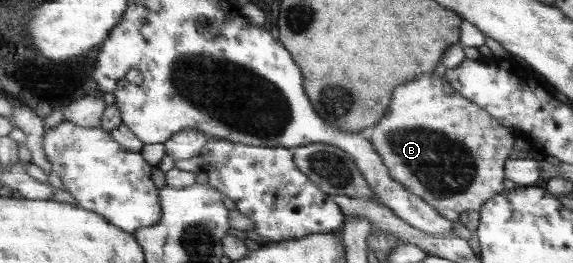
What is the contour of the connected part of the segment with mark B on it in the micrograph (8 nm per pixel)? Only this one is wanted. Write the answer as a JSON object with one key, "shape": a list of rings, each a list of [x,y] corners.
{"shape":[[[434,74],[396,87],[388,113],[373,128],[370,141],[390,176],[443,214],[453,223],[455,234],[465,240],[470,234],[458,216],[468,210],[479,211],[492,196],[505,190],[502,167],[514,145],[510,129],[504,129],[484,109]]]}

